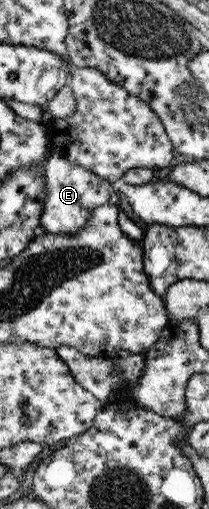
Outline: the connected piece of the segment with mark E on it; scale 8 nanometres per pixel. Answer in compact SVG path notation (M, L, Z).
M51 150L46 158L45 172L45 210L41 214L41 226L48 234L78 234L85 225L95 208L104 205L110 209L116 209L119 213L119 226L125 236L137 242L143 249L143 240L146 236L143 227L138 225L133 219L127 218L118 208L119 192L116 192L116 185L101 178L99 175L88 171L81 166L71 164L67 158L61 158L59 152Z

